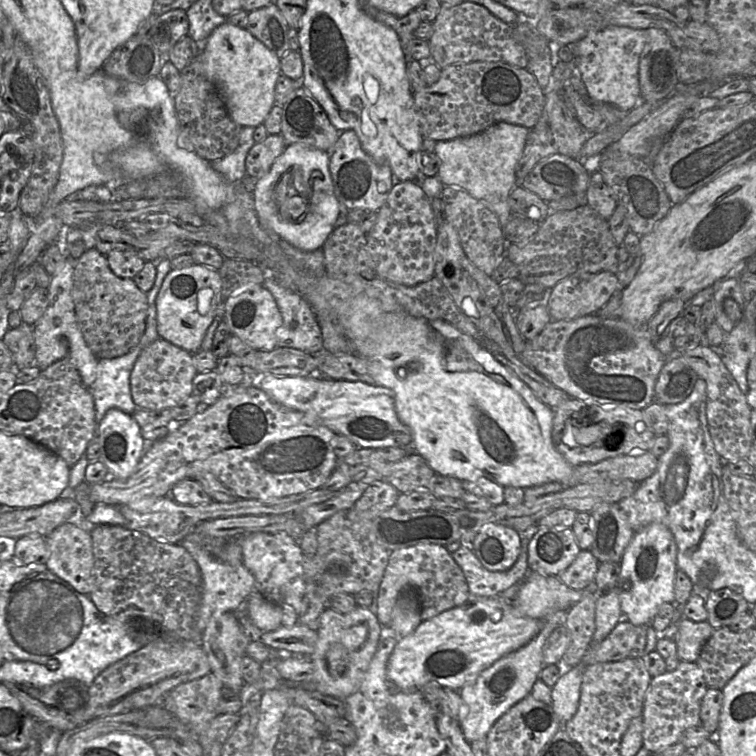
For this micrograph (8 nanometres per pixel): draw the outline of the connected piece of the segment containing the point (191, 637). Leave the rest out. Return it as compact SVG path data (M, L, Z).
M101 525L90 531L95 588L89 598L96 608L117 620L142 645L194 643L202 645L198 611L203 580L200 568L181 544L157 542L124 526Z

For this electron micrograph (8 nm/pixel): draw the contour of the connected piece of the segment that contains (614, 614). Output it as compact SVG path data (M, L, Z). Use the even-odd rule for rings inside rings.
M617 588L605 593L599 593L596 603L593 643L600 643L611 633L620 621L622 613Z

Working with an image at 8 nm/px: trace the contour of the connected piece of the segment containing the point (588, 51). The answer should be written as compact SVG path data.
M608 26L567 45L573 51L581 80L594 102L612 104L623 112L634 109L641 102L639 60L646 42L646 30Z

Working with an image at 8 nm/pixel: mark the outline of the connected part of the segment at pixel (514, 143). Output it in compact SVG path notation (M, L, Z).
M498 122L475 135L436 142L434 153L440 161L437 176L444 186L462 189L473 198L484 203L496 214L500 226L503 228L511 218L508 198L513 189L517 187L515 170L529 132L530 130L523 126Z

